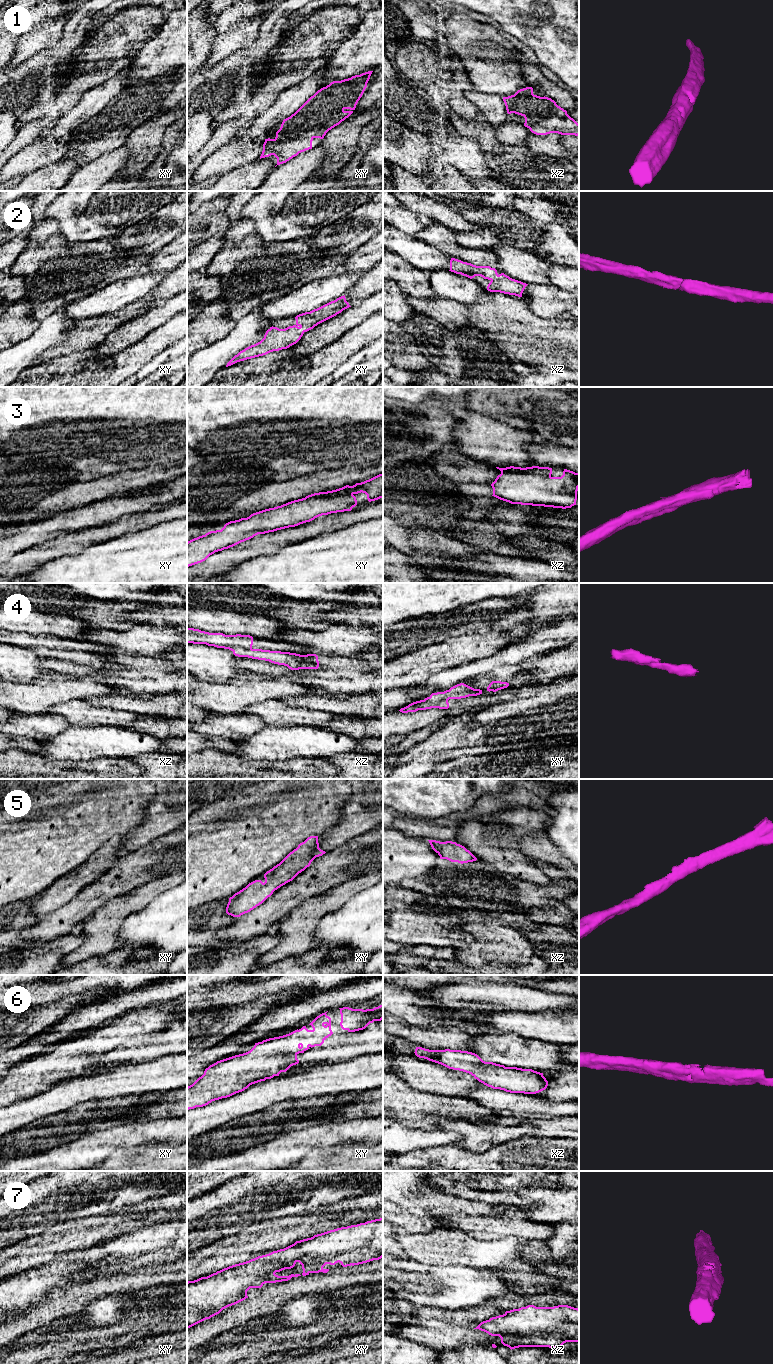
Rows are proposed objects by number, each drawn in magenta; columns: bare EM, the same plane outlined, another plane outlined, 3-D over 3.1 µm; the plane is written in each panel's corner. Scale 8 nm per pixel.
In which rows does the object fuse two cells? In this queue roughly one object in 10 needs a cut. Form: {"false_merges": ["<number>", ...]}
{"false_merges": []}

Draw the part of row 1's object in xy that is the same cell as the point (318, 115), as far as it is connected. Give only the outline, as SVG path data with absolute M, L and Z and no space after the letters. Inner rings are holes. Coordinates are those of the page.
M368 71L348 79L333 81L318 90L294 114L283 120L274 139L265 139L260 159L274 155L277 158L277 165L280 165L299 153L312 149L314 138L323 139L329 130L353 113L367 87L372 72Z

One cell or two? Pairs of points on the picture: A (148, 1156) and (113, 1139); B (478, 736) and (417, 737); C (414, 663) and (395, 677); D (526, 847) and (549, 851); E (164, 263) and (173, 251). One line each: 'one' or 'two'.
A: two
B: two
C: one
D: one
E: one

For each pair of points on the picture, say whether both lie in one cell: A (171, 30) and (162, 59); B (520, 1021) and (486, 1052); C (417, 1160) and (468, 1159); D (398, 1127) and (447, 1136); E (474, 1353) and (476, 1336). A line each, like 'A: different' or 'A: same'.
A: same
B: different
C: same
D: same
E: different

